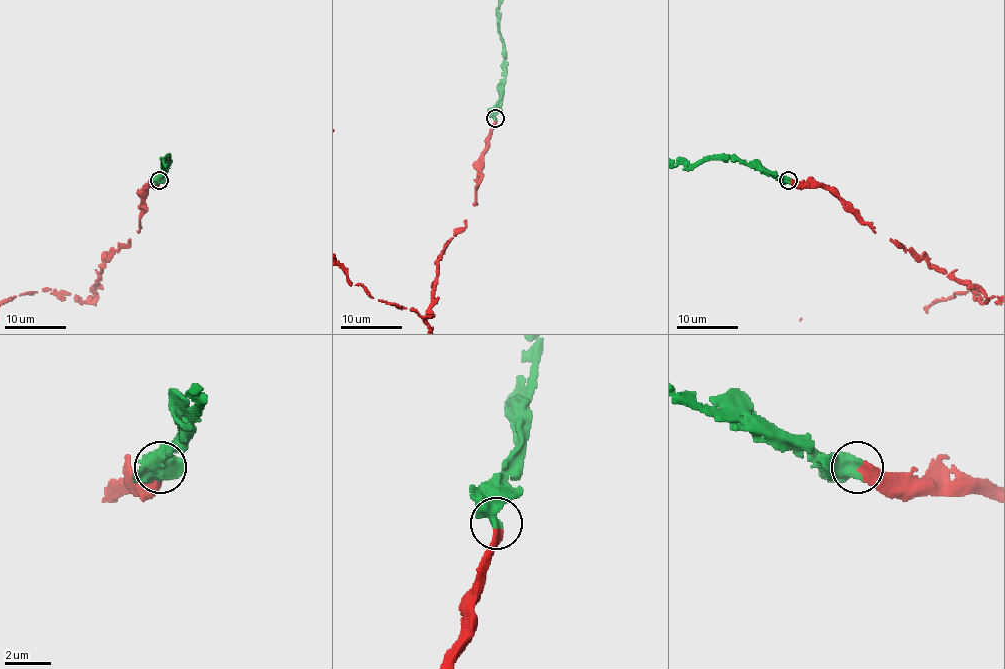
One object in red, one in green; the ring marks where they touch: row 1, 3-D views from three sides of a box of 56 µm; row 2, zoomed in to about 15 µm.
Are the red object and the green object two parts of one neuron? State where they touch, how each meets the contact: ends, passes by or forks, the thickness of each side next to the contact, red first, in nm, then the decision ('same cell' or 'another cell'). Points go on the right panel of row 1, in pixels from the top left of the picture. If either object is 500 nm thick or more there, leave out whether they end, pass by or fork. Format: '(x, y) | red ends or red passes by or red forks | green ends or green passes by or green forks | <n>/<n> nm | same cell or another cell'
(788, 180) | 400/750 nm | same cell

